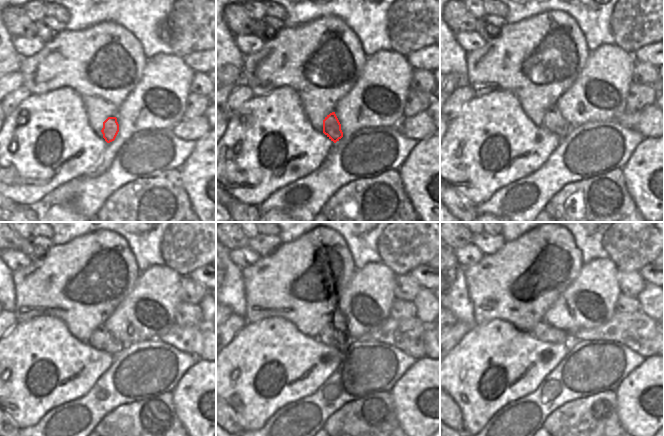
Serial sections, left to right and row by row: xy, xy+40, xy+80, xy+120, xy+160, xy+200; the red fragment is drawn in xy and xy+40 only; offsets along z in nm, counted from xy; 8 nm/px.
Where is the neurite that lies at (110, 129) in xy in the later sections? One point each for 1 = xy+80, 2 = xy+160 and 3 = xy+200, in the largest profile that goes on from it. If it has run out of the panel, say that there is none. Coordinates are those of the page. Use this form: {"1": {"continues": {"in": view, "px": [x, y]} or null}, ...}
{"1": {"continues": {"in": "xy+80", "px": [553, 120]}}, "2": {"continues": {"in": "xy+160", "px": [323, 334]}}, "3": {"continues": {"in": "xy+200", "px": [544, 331]}}}

